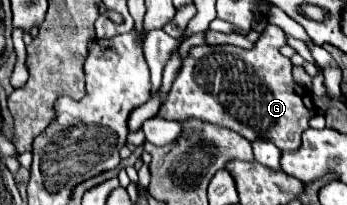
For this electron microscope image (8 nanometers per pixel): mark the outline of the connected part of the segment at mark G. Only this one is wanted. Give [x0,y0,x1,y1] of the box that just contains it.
[159,24,317,152]

